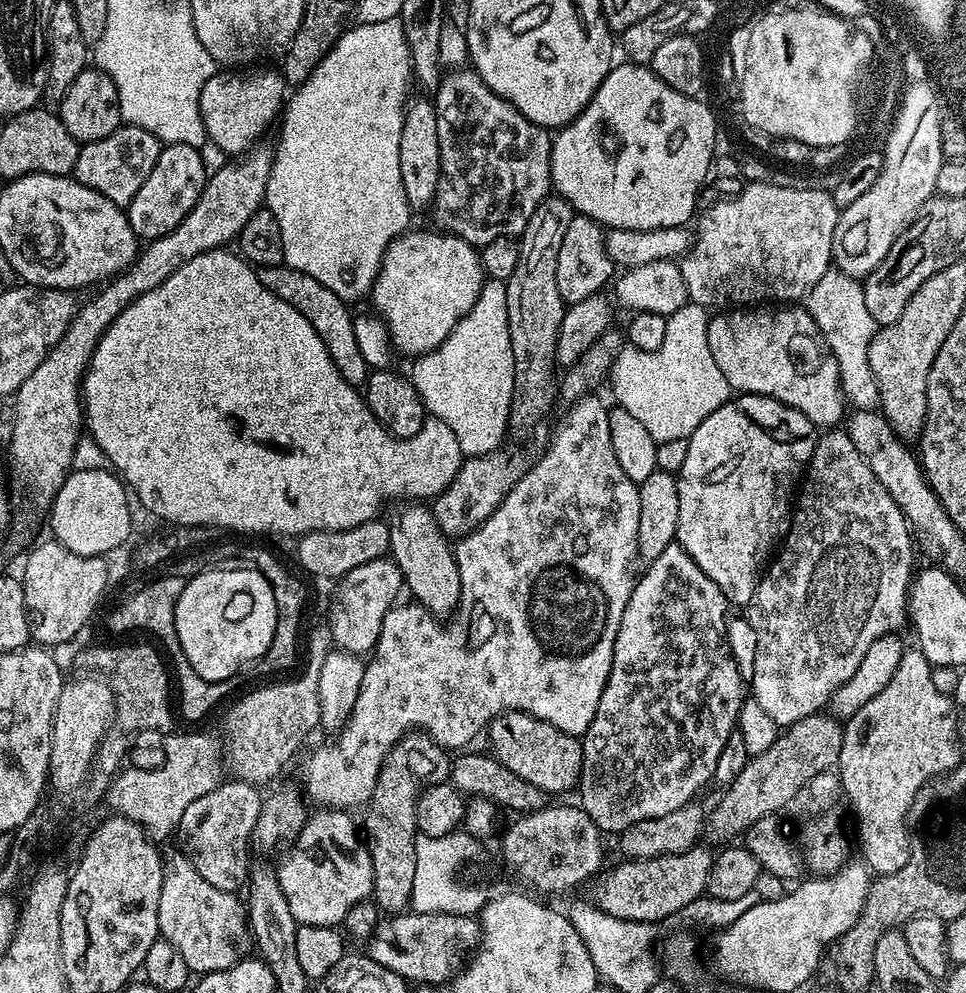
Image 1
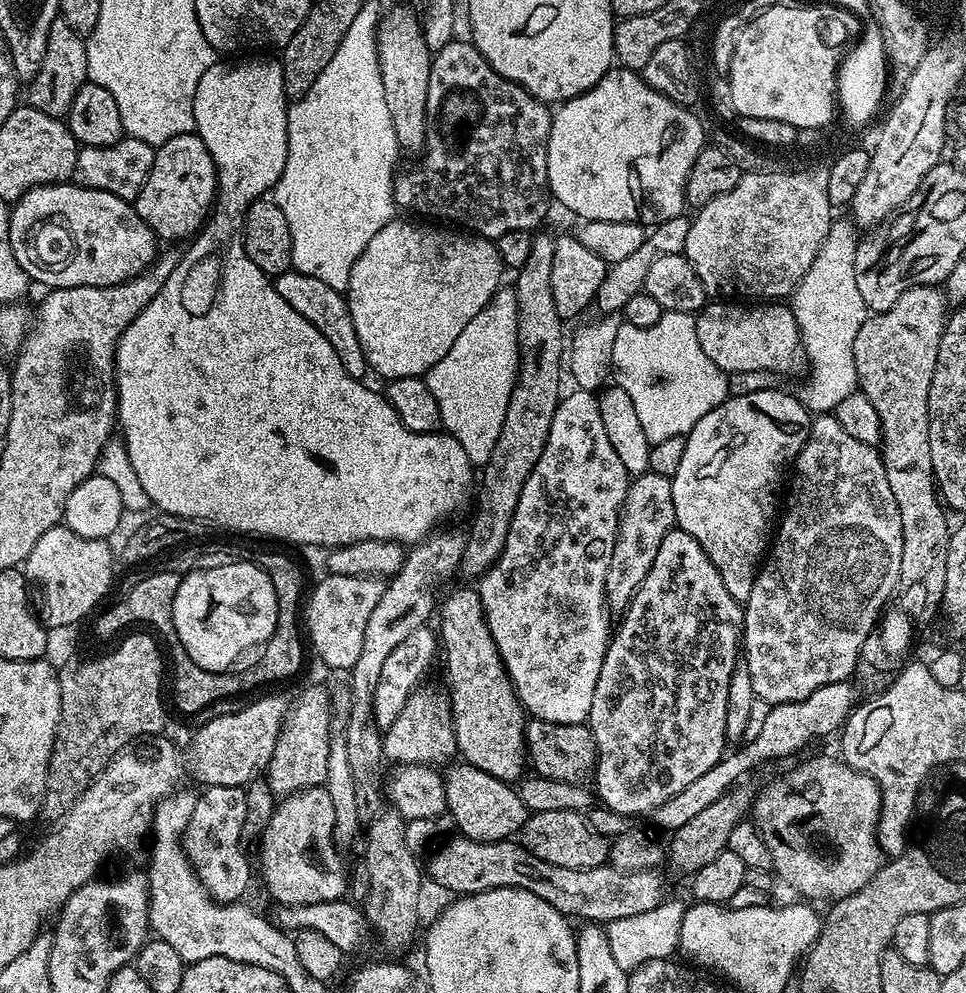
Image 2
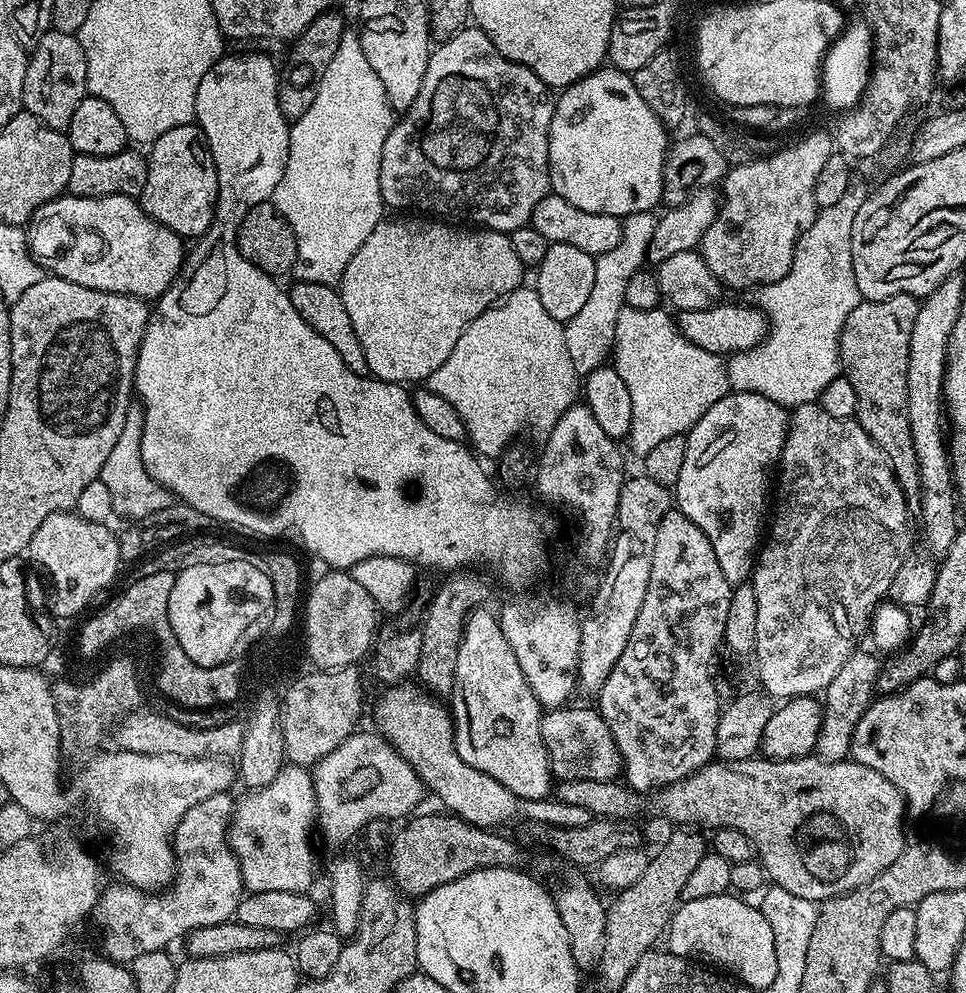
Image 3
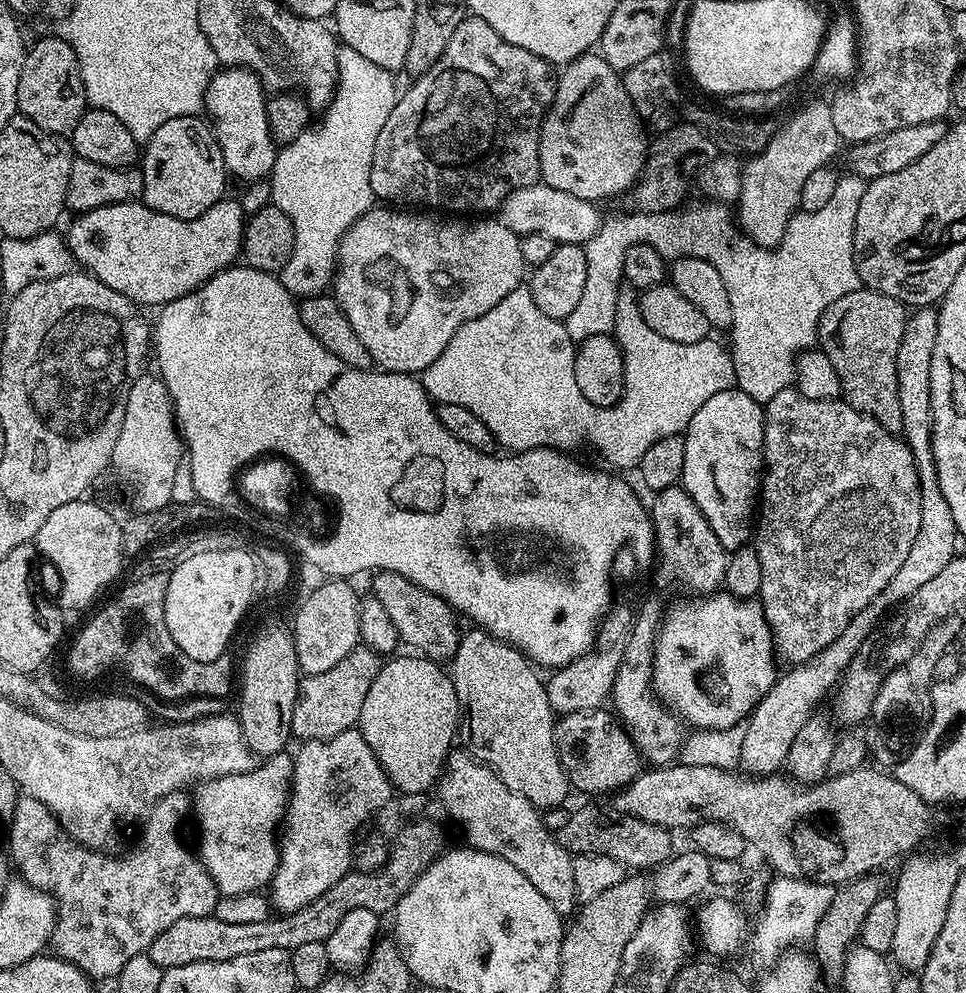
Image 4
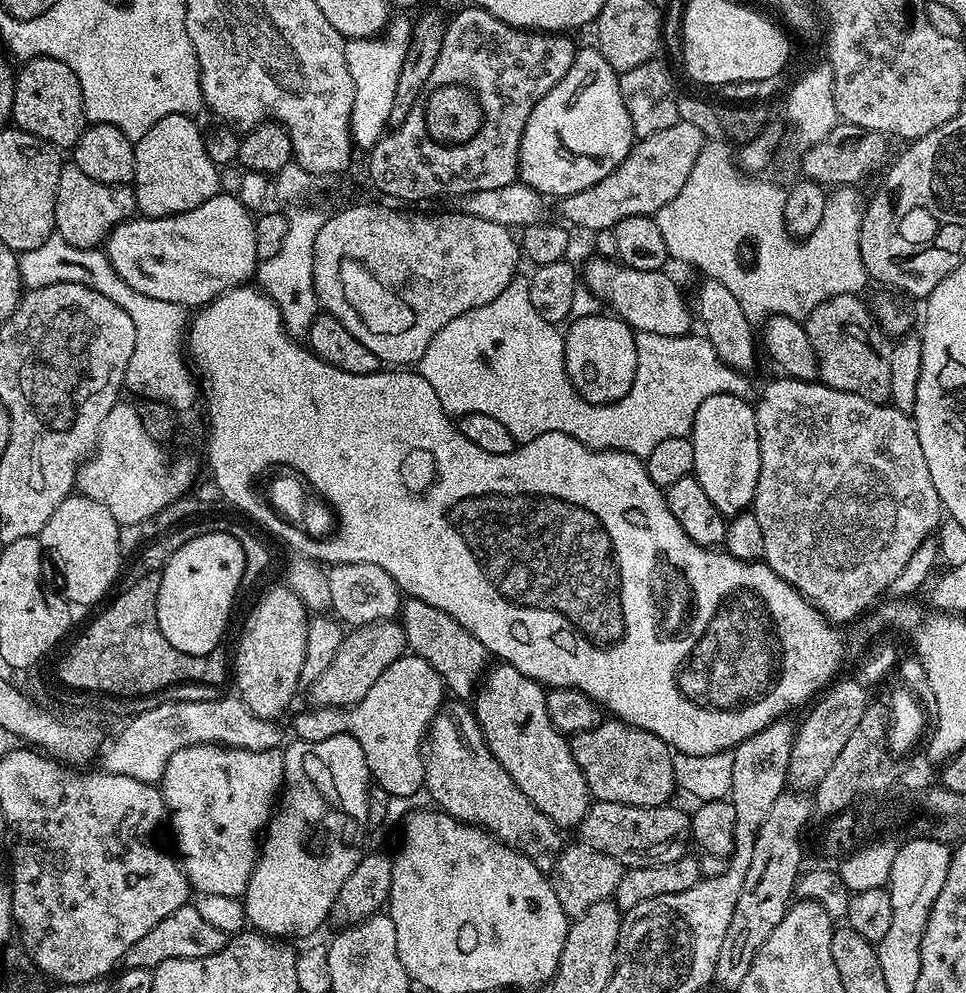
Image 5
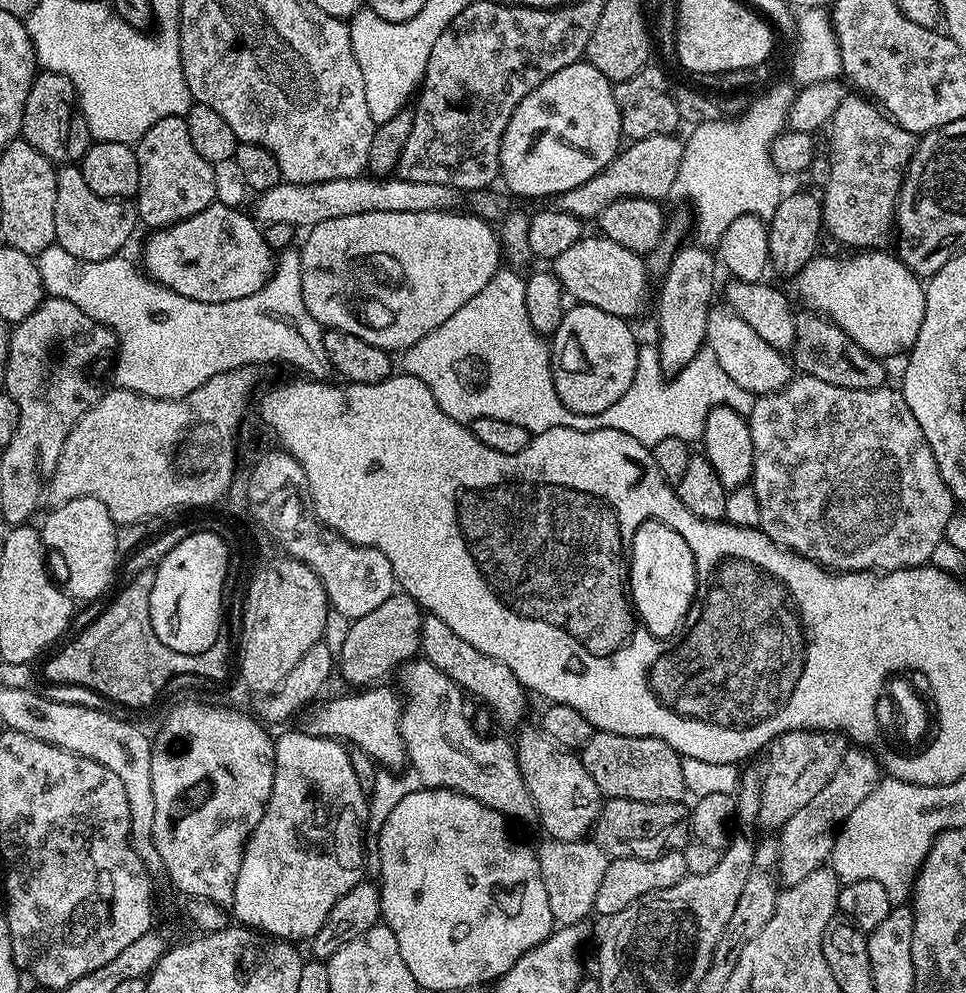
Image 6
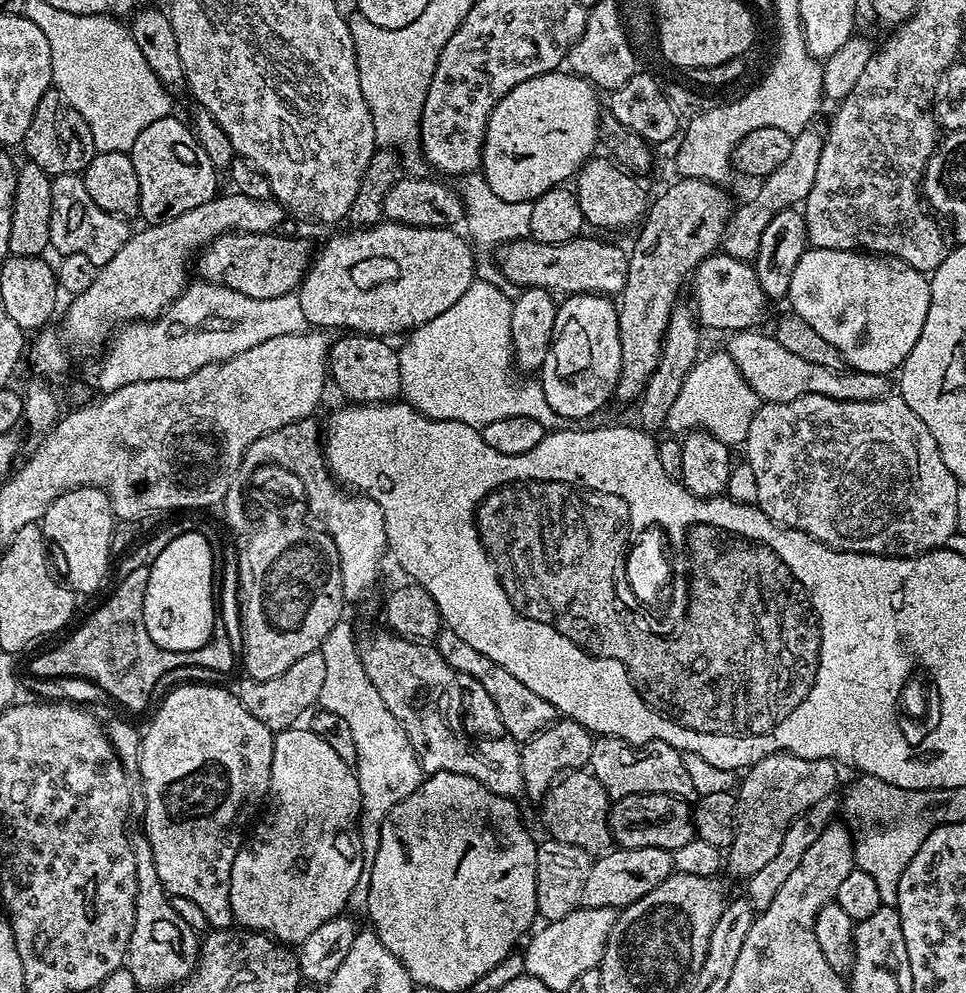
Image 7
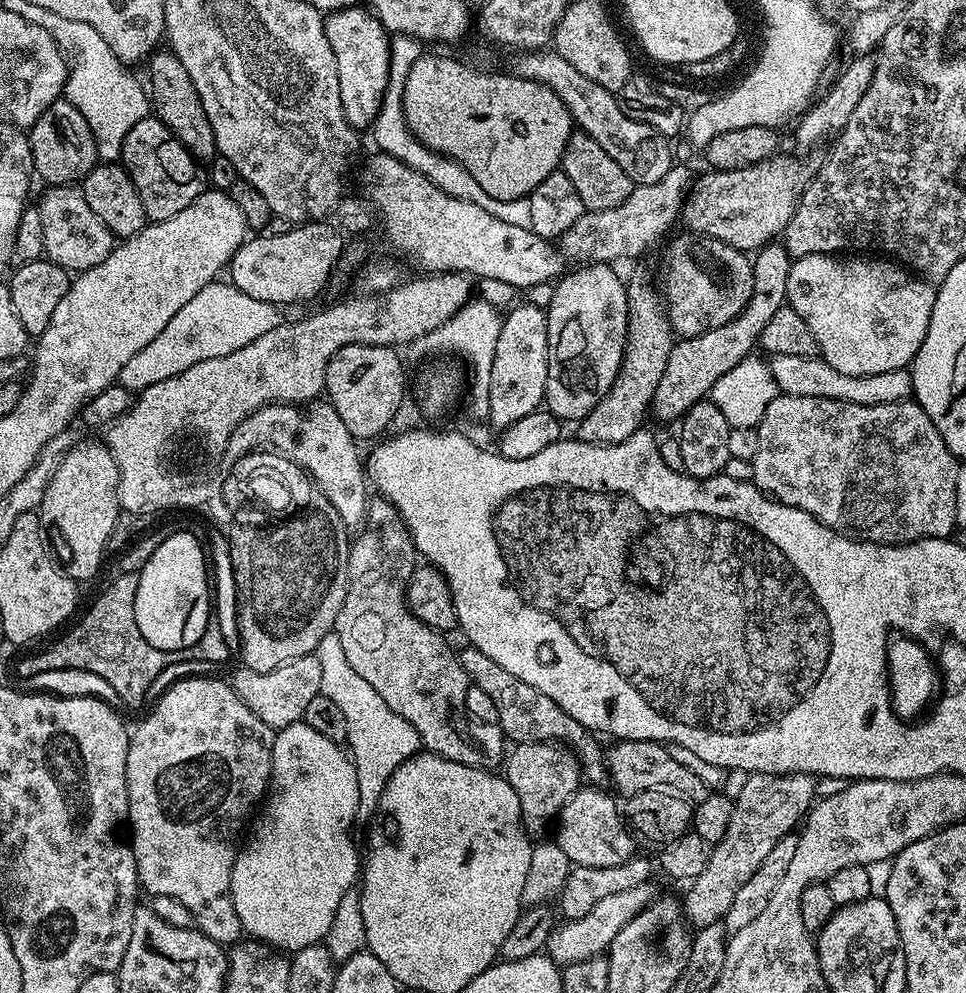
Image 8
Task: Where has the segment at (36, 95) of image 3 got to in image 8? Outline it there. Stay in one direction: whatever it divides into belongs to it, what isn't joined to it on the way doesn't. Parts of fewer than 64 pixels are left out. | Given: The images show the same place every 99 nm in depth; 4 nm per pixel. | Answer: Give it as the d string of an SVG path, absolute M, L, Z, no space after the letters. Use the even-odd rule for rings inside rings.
M59 99L44 111L34 122L27 133L32 147L32 167L35 175L45 181L45 185L75 184L79 185L90 170L96 167L98 157L94 146L94 134L90 134L90 126L86 126L86 118L78 114L78 110L69 100Z

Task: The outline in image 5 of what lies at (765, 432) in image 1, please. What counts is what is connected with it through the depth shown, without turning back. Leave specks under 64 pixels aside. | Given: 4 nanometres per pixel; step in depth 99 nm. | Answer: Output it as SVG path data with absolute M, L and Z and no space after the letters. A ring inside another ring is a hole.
M721 392L706 398L702 406L698 406L698 414L694 414L690 433L694 446L692 475L725 518L736 517L751 509L758 486L758 422L755 407L751 403L747 404L748 402L743 396Z

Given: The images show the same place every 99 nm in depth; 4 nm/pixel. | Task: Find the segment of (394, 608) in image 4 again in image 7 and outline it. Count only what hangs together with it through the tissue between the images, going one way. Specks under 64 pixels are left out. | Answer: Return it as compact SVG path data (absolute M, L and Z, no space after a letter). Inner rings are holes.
M445 627L436 637L434 647L456 673L461 677L477 681L494 698L494 703L501 714L504 731L509 737L512 735L513 741L528 740L557 720L558 713L553 704L546 702L546 698L534 694L534 690L530 690L530 686L518 682L518 678L514 678L514 674L510 674L510 670L498 666L498 662L490 662L490 658L486 658L486 654L478 654L478 650L474 650L474 646L470 646L470 642L458 638L458 634L454 634L454 630Z

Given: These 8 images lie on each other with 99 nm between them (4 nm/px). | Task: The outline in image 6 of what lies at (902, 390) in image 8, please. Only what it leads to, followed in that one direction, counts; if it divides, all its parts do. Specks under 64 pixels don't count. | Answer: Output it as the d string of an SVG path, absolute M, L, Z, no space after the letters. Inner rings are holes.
M713 306L710 310L706 318L706 346L714 350L714 358L718 358L731 380L754 398L782 390L793 379L794 368L789 357L770 346L766 338L756 333L754 326L742 322L742 318L727 306Z

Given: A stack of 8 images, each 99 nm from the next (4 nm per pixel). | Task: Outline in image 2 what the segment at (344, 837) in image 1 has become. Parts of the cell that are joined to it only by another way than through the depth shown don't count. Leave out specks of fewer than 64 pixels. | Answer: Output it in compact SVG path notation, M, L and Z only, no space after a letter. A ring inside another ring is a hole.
M321 786L318 788L307 788L304 792L299 794L293 794L281 799L279 803L275 805L271 818L268 819L268 825L266 830L262 833L258 841L258 847L260 847L260 868L258 864L258 876L264 879L264 884L268 887L270 895L276 899L277 905L281 904L293 904L294 906L310 906L311 904L318 904L322 902L334 902L335 900L345 899L346 893L349 891L349 869L344 866L344 860L338 854L338 849L332 842L332 831L334 830L334 802L330 802L330 794L327 787Z

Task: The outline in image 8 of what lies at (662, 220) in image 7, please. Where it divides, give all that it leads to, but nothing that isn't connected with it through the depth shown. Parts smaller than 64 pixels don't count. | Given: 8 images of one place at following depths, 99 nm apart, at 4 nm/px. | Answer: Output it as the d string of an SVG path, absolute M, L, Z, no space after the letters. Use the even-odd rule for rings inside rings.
M777 154L769 160L758 162L754 166L746 166L742 170L705 171L705 176L697 175L684 202L682 224L692 234L709 236L715 240L726 242L732 248L745 254L755 253L765 244L775 241L783 233L784 227L794 218L796 207L800 205L802 194L812 181L814 168L796 156ZM628 280L628 325L626 326L626 342L622 362L618 366L618 374L606 390L606 394L575 425L575 435L588 444L617 444L626 442L635 432L641 431L644 412L652 405L654 390L662 380L662 370L666 370L666 361L670 358L670 350L674 343L674 333L668 323L666 309L662 303L661 293L652 284L644 280Z

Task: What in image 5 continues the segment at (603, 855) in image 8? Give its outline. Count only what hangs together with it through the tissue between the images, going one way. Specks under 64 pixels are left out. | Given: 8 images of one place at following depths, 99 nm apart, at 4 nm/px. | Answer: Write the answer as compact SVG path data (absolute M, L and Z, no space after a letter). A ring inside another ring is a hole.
M503 662L493 663L487 669L474 697L474 711L484 744L490 750L490 754L498 758L506 774L514 778L518 790L522 790L522 794L530 798L530 802L539 812L553 820L557 828L575 829L580 819L588 812L590 793L586 786L586 778L582 778L582 770L578 770L578 762L574 762L571 743L566 739L565 733L559 732L550 722L550 714L546 714L544 685L526 678L526 674L514 670L514 666Z

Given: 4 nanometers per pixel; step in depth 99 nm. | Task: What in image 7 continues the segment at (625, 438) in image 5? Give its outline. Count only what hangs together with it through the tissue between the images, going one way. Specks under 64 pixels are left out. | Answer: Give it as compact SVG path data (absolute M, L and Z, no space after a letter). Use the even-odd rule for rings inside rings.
M478 278L450 309L444 310L430 322L423 323L420 328L413 328L407 333L405 340L408 341L398 348L403 399L431 420L462 422L477 430L494 422L494 418L503 416L534 418L534 422L542 422L546 430L559 429L561 418L554 410L550 410L550 402L546 402L546 394L539 381L524 378L528 380L516 382L512 374L514 357L510 338L511 309L510 296L507 297L496 285ZM727 350L714 352L697 360L684 379L682 390L668 411L666 423L676 434L684 434L689 430L703 430L714 434L722 443L729 446L743 445L746 434L750 430L750 422L761 406L761 399L756 391L742 378L738 366L734 366L734 358L730 358Z

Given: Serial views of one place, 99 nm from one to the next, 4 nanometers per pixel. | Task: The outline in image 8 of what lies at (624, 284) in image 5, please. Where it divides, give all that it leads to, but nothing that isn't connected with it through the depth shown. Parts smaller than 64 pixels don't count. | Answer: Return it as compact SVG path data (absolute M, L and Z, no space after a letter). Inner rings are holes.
M375 155L365 162L360 172L367 203L374 209L379 223L380 220L384 223L384 232L393 250L401 252L420 270L428 274L463 272L519 290L555 281L565 271L565 257L553 241L542 239L531 228L502 222L502 218L494 218L494 214L474 202L446 194L434 186L430 178L398 158Z

